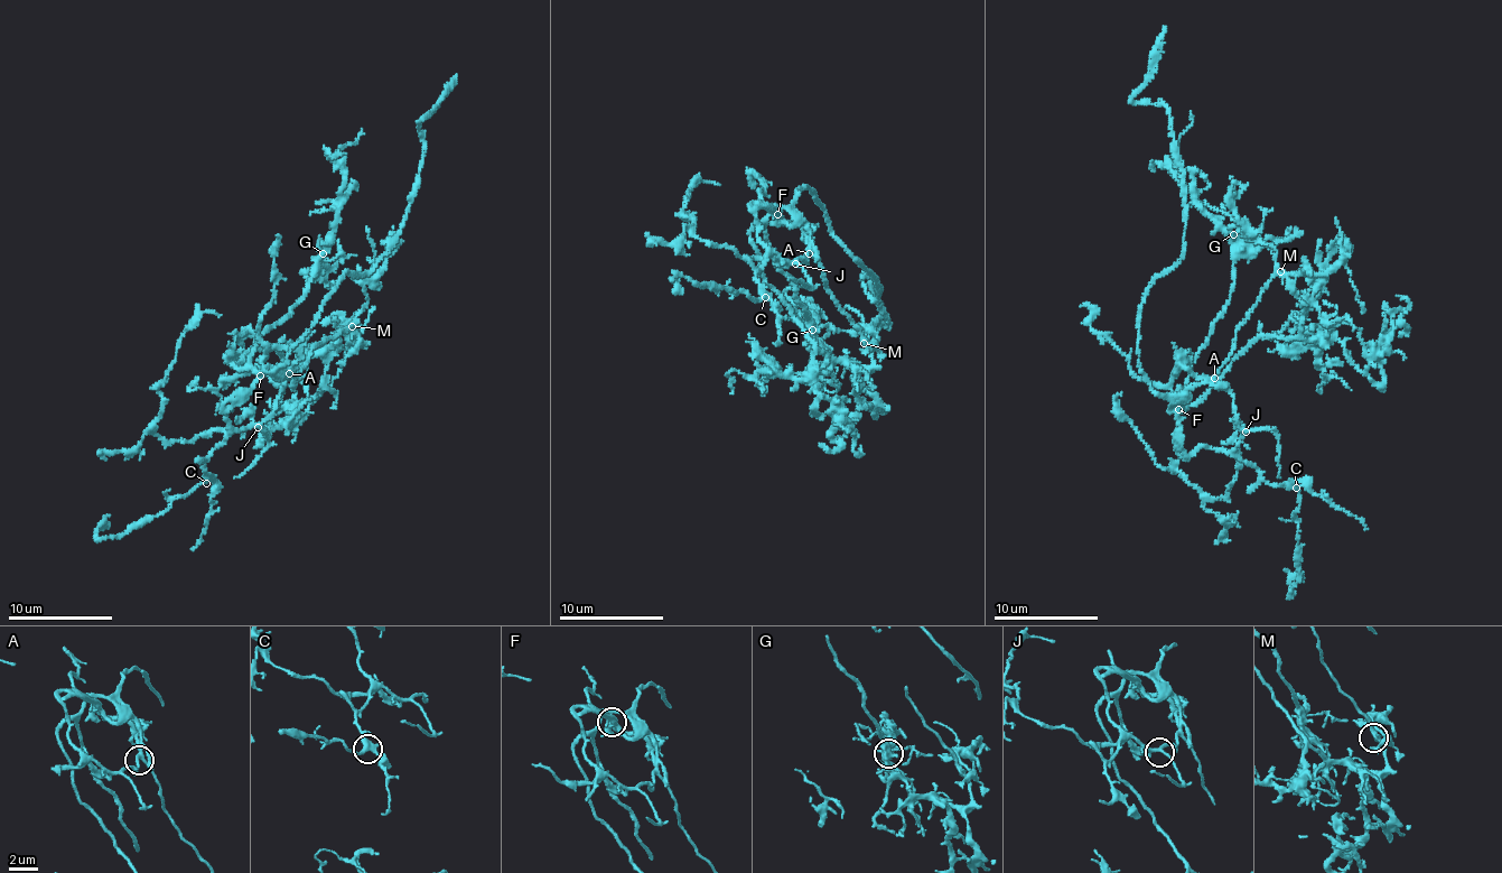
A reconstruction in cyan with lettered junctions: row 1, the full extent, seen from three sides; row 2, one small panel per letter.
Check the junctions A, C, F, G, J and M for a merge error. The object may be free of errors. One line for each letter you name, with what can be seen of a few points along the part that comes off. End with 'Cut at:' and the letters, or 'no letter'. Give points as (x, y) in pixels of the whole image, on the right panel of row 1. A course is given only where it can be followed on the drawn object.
Cut at: no letter

